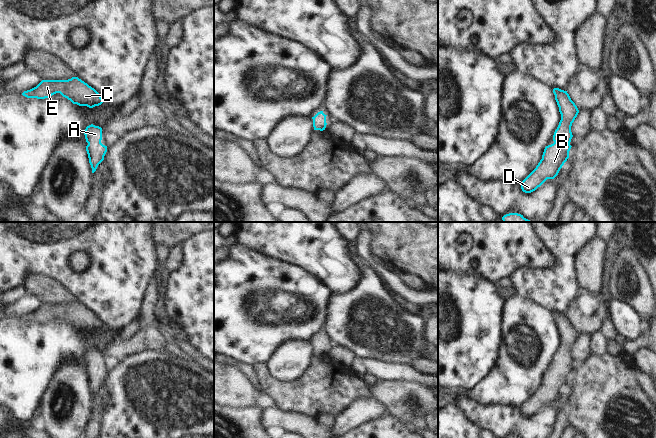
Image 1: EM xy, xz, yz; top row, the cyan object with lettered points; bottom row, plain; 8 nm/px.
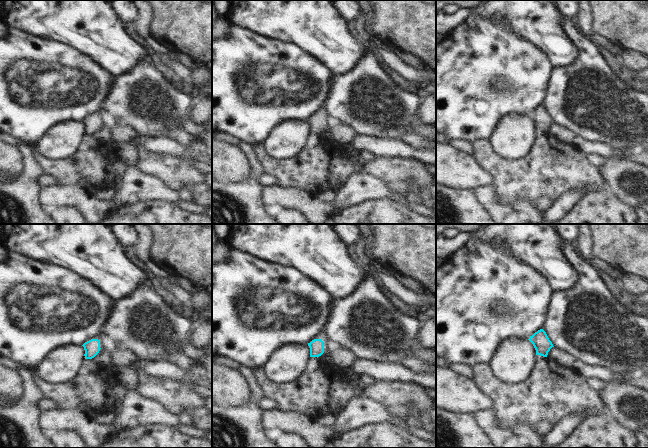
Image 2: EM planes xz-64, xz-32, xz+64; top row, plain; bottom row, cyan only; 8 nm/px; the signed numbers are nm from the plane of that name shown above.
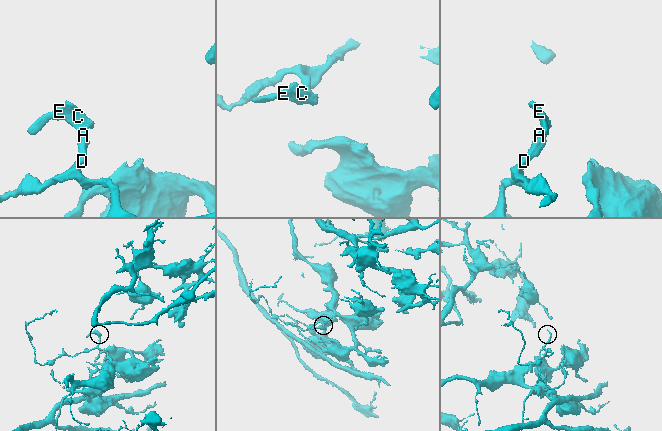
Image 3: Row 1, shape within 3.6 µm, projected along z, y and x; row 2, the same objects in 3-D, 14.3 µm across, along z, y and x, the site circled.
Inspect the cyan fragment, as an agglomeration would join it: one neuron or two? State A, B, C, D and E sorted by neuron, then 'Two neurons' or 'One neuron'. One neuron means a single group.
Groups: A B C D E. One neuron.

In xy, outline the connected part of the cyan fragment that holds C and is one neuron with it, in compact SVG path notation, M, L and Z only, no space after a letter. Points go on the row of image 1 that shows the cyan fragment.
M78 77L68 80L42 80L36 87L24 91L27 98L45 99L60 93L73 104L93 108L103 103L100 94Z

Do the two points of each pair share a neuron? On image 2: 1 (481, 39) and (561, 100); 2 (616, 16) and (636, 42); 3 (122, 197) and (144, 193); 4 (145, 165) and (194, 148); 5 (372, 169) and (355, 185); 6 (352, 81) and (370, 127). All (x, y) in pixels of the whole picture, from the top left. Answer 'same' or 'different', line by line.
1: different
2: same
3: same
4: different
5: different
6: same

